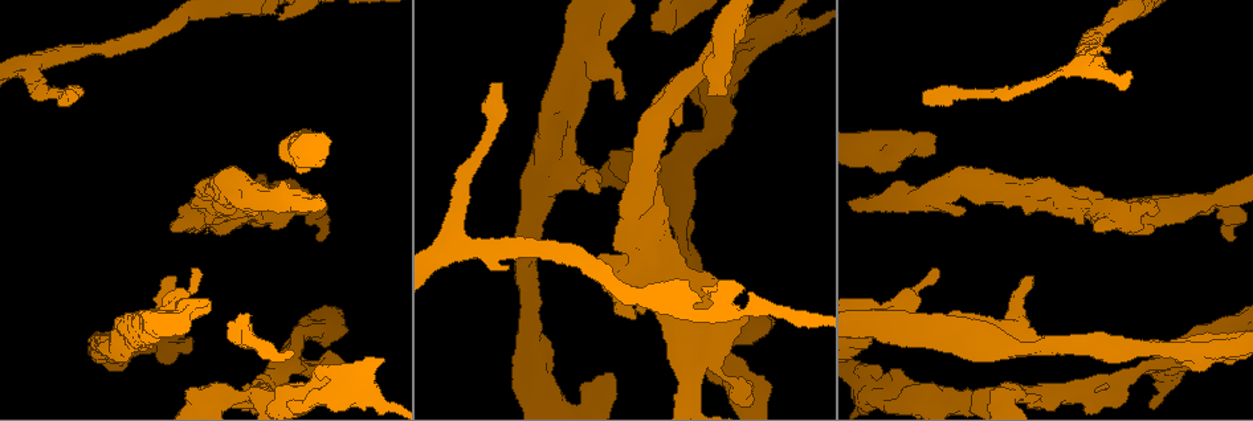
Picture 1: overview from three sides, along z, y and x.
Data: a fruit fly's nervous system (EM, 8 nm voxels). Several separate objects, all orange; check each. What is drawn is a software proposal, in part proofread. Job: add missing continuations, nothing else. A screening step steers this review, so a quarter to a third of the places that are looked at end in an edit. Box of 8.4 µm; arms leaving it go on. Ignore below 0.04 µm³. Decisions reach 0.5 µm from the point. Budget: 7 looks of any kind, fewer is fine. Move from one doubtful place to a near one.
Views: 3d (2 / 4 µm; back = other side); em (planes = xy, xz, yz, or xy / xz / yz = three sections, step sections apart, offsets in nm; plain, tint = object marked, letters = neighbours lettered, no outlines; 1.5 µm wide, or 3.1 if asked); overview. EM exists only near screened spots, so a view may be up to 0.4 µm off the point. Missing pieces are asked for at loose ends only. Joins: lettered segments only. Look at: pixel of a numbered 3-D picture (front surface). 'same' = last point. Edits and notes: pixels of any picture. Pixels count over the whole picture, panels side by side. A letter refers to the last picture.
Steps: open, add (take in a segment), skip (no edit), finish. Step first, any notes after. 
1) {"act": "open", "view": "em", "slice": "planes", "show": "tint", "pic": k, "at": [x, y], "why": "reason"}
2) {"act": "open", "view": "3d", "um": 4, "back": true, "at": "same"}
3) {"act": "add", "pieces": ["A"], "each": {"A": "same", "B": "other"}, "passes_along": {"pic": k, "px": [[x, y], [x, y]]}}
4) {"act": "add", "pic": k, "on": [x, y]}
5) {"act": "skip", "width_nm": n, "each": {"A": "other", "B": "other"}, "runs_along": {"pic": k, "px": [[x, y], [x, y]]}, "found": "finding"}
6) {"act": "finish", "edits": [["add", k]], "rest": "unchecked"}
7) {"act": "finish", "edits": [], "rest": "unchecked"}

{"act": "open", "view": "3d", "um": 4, "pic": 1, "at": [634, 318], "why": "thick end"}

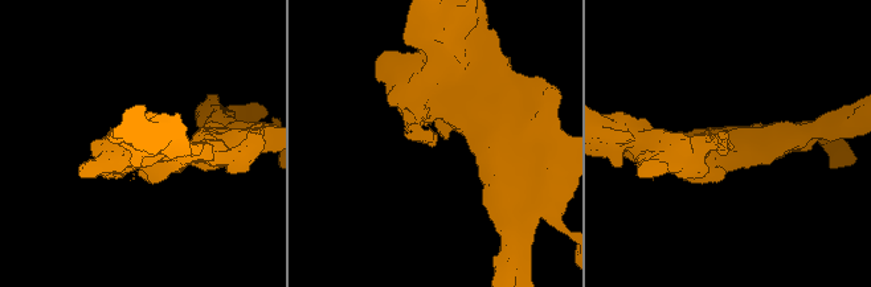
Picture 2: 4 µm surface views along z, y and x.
{"act": "open", "view": "em", "slice": "planes", "show": "letters", "pic": 2, "at": [434, 146]}

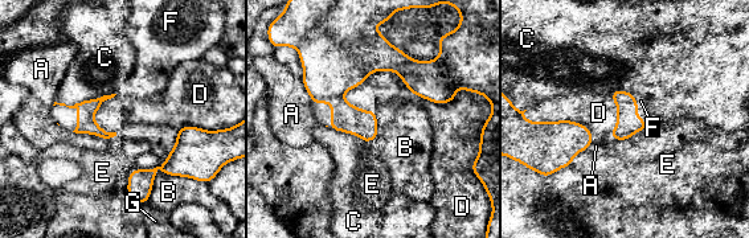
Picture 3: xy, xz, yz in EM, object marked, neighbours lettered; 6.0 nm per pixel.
{"act": "skip", "each": {"A": "other", "B": "other", "C": "other", "D": "other", "E": "other", "F": "other", "G": "other"}, "runs_along": {"pic": 3, "px": [[367, 58], [400, 66], [442, 101]]}, "found": "no lettered segment goes on from it"}

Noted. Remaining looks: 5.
{"act": "open", "view": "em", "slice": "planes", "show": "letters", "pic": 1, "at": [748, 320], "why": "branch stops here"}

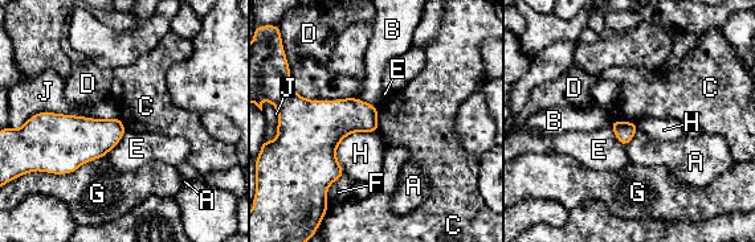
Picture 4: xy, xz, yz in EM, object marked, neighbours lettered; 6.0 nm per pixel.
{"act": "skip", "each": {"A": "other", "B": "other", "C": "other", "D": "other", "E": "other", "F": "other", "G": "other", "H": "other", "J": "other"}, "border": {"pic": 4, "px": [[375, 106], [379, 131]]}, "found": "no lettered segment goes on from it"}

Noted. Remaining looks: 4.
{"act": "open", "view": "em", "slice": "planes", "show": "letters", "pic": 1, "at": [933, 152], "why": "free end"}

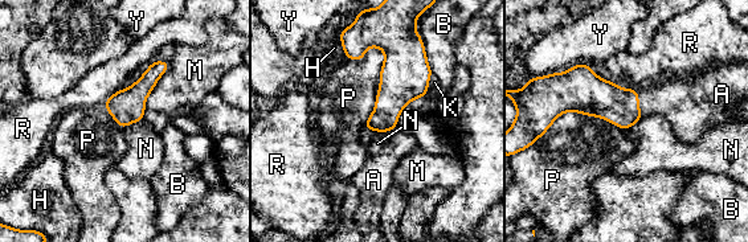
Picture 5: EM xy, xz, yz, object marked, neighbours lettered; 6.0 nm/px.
{"act": "add", "pieces": ["A"], "width_nm": 190, "each": {"A": "same", "B": "other", "H": "other", "K": "other", "M": "other", "N": "other", "P": "other", "R": "other", "Y": "other"}, "passes_along": {"pic": 5, "px": [[599, 98], [638, 103], [679, 101]]}, "found": "the cell continues"}

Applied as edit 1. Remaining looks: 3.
{"act": "finish", "edits": [["add", 5]], "rest": "unchecked"}

